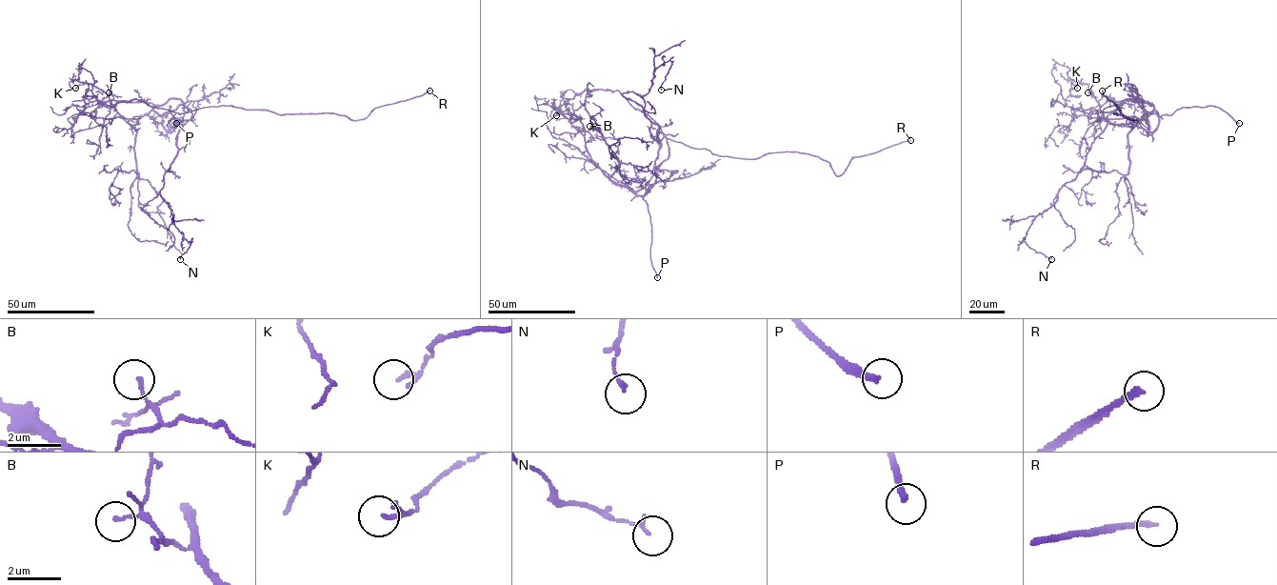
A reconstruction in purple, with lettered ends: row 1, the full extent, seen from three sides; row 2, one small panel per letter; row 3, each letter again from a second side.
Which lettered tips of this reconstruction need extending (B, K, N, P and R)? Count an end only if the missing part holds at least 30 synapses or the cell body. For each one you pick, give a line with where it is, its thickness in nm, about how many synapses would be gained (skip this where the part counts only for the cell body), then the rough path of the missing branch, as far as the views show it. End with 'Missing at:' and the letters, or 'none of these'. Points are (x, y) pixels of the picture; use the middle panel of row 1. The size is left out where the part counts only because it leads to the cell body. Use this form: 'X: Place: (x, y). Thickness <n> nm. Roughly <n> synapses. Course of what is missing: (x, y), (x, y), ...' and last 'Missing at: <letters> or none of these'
R: Place: (910, 140). Thickness 180 nm. Roughly 120 synapses
Missing at: R

